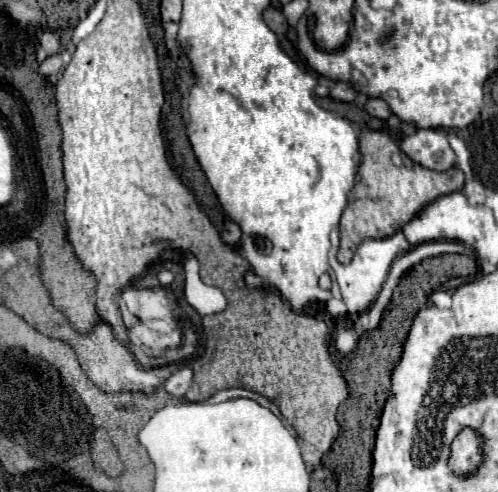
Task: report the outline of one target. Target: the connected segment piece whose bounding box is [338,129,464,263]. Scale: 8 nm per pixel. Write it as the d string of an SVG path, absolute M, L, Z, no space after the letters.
M360 131L360 153L362 165L358 179L340 219L340 263L348 263L352 259L360 241L368 237L390 237L392 233L400 231L426 203L440 195L460 191L464 185L464 173L458 167L442 173L426 169L414 163L384 131Z

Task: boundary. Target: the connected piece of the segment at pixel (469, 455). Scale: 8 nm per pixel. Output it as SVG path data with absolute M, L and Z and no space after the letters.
M464 429L452 443L452 455L450 455L450 467L458 475L472 473L478 463L482 461L480 457L480 443L482 439L476 435L472 429Z

